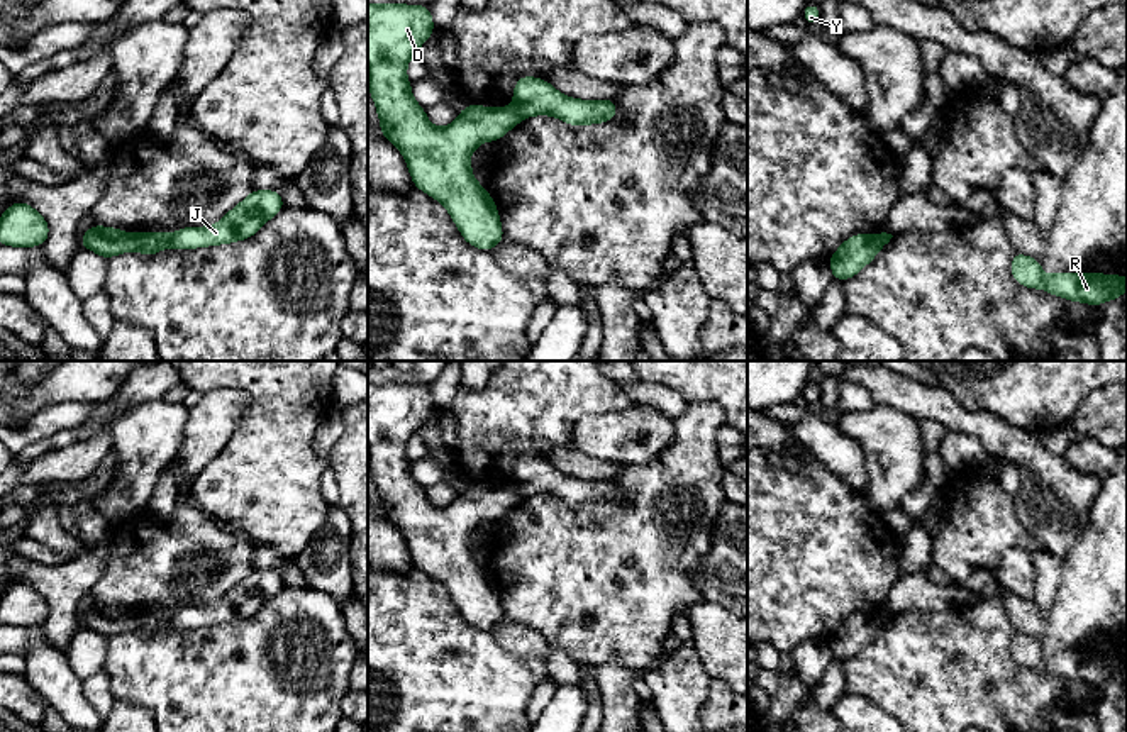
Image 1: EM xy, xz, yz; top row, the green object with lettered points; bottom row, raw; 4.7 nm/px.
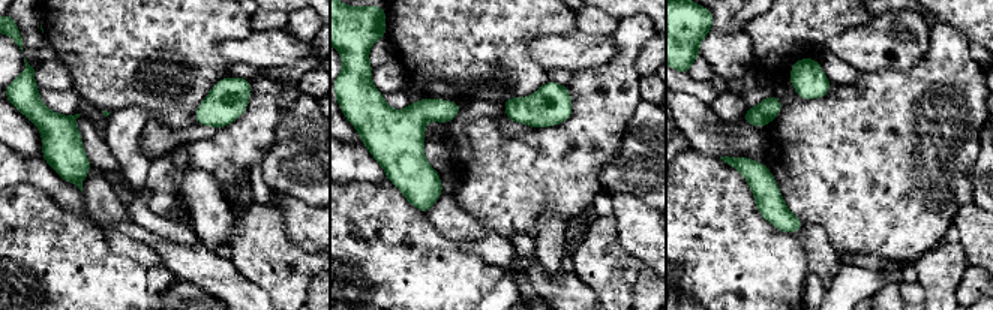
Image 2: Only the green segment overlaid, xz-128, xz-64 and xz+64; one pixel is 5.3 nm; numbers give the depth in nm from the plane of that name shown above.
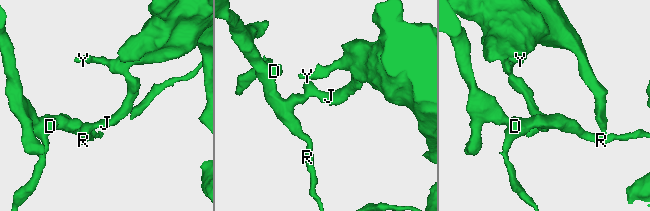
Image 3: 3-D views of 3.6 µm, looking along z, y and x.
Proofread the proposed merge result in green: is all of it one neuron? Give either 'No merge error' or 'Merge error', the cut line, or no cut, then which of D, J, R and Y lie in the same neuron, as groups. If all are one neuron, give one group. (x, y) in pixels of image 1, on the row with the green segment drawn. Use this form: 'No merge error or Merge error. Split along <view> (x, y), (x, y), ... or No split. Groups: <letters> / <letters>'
Merge error. Split along xy (139, 234), (139, 246), (136, 249). Groups: D R / J Y

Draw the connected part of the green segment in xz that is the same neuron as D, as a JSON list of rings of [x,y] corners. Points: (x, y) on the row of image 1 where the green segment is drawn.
[[[368,3],[368,88],[380,117],[380,132],[403,154],[415,188],[447,208],[469,246],[490,252],[503,241],[503,229],[491,195],[473,176],[469,158],[481,142],[502,139],[522,117],[515,105],[493,108],[468,103],[451,125],[434,127],[425,108],[414,100],[407,80],[407,63],[434,32],[427,5]]]

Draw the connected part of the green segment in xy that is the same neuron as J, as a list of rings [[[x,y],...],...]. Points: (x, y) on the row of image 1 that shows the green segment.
[[[253,190],[241,203],[229,210],[219,224],[207,227],[183,227],[171,234],[142,230],[139,252],[154,256],[166,247],[197,249],[253,237],[269,219],[285,208],[283,197],[275,190]]]

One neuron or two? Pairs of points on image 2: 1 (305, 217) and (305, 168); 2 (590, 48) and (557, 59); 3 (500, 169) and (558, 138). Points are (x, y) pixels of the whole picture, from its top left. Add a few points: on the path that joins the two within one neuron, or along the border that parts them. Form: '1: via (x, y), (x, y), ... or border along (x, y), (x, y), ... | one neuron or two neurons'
1: border along (291, 196), (297, 196), (314, 207) | two neurons
2: via (582, 50), (564, 51) | one neuron
3: via (515, 169), (524, 169), (543, 153) | one neuron

